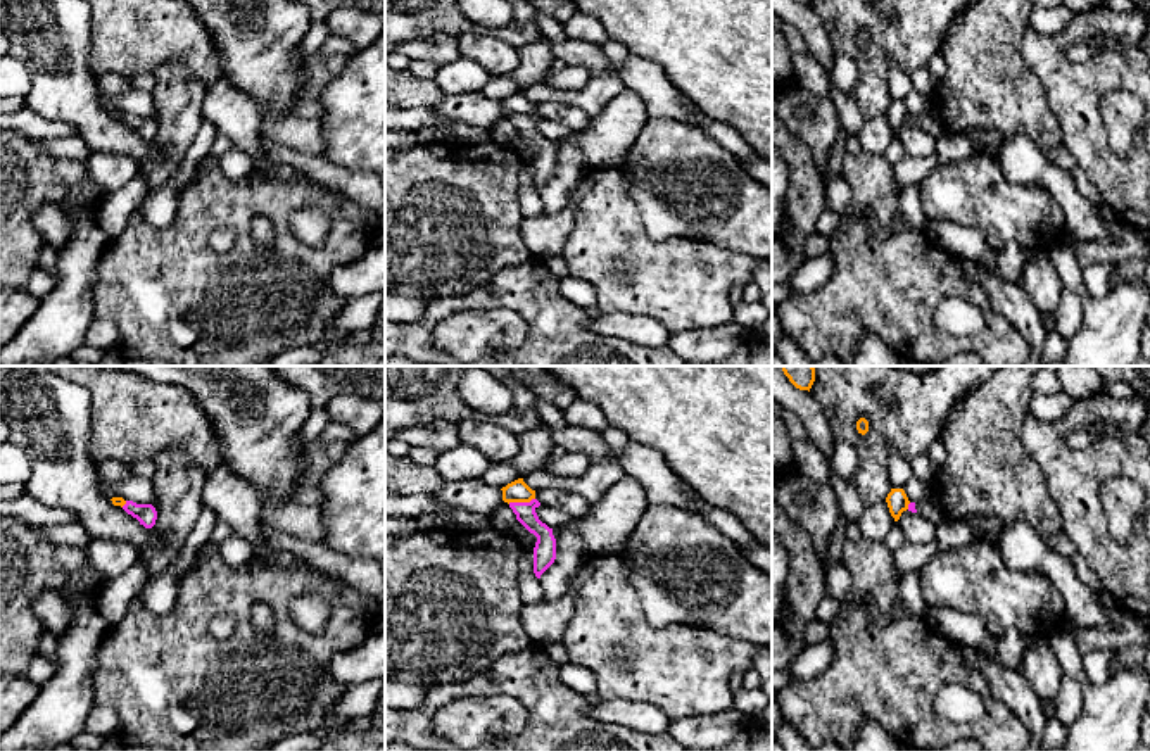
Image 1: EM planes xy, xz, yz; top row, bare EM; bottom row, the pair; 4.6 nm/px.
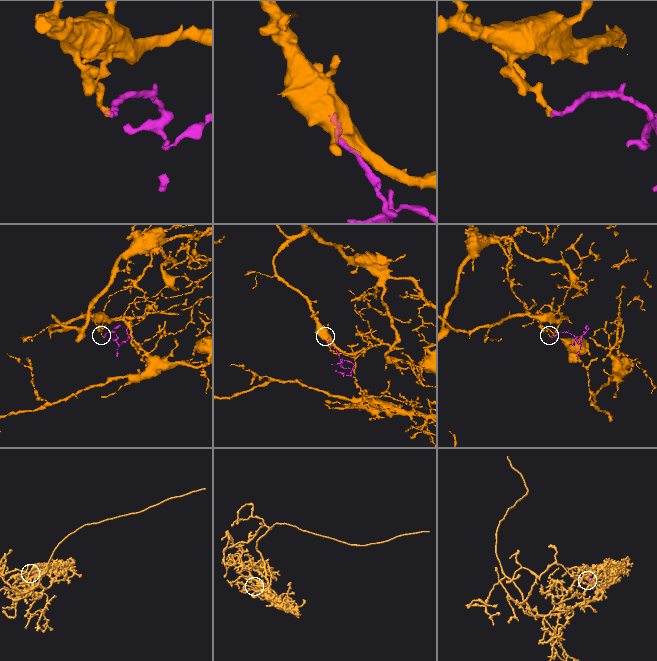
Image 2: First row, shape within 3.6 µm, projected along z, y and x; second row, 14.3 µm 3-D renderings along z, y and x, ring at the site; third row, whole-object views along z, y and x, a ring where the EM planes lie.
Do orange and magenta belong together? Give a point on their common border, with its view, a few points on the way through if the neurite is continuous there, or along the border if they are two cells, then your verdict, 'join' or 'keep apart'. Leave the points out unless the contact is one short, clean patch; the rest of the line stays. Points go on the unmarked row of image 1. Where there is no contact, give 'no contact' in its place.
meets orange in xz at (520, 114); border along xz (534, 111), (508, 116); keep apart

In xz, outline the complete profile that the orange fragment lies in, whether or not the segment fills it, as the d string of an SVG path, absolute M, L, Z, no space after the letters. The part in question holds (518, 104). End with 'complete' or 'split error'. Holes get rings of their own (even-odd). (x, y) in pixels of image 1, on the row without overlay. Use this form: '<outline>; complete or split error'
M518 92L518 93L508 97L501 104L502 104L502 114L508 117L509 116L530 116L532 112L535 112L535 104L532 104L523 95L523 92Z; complete

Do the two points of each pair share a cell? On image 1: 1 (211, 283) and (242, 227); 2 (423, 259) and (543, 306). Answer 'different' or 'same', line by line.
1: same
2: different

